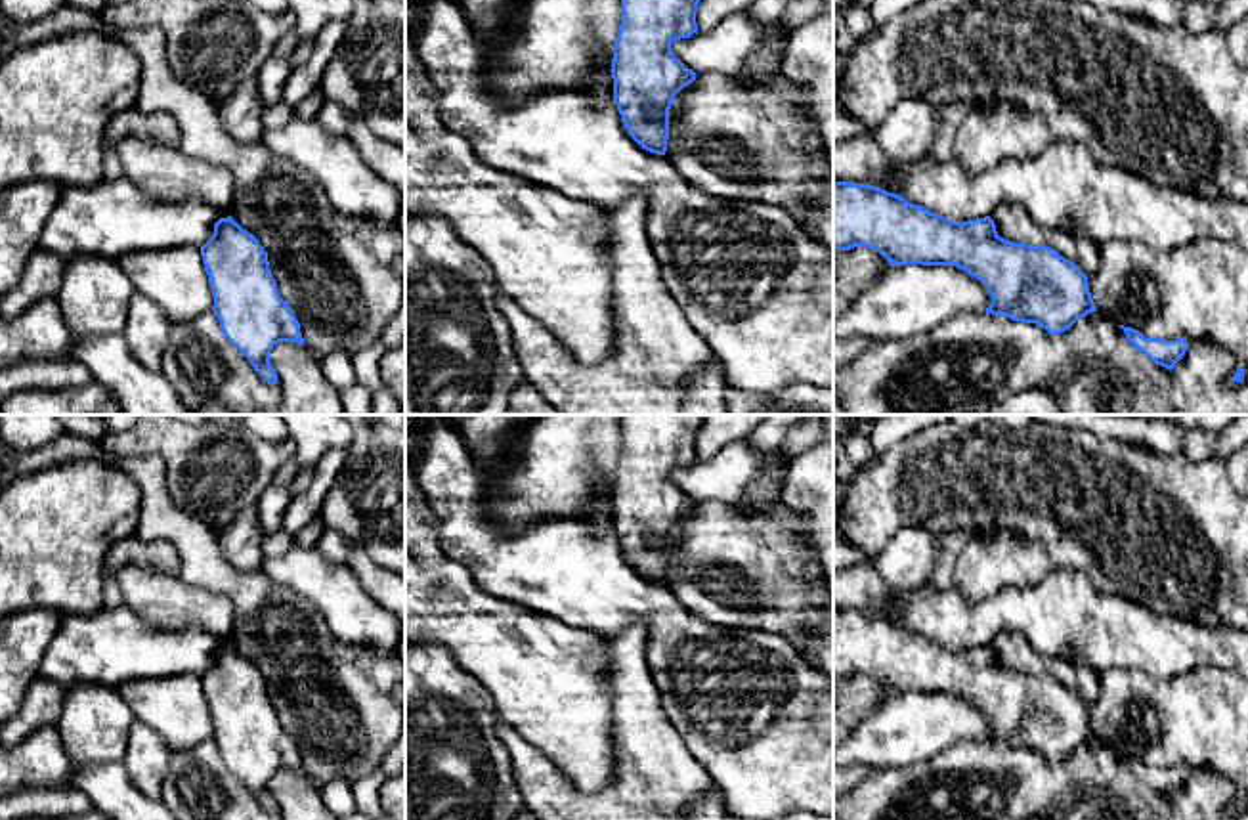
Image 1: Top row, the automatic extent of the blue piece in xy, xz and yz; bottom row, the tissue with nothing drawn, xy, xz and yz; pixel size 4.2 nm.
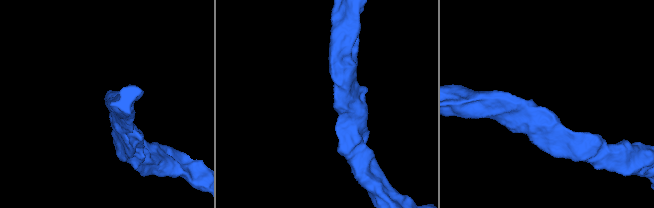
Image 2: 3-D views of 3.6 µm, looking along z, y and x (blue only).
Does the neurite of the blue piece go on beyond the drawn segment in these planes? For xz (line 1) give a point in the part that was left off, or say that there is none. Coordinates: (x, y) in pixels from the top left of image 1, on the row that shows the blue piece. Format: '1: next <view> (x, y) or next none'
1: next none

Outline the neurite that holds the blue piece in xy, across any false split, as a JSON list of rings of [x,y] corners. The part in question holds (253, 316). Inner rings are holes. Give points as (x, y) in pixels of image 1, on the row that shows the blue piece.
[[[231,216],[214,224],[201,256],[214,296],[212,312],[224,336],[268,382],[277,384],[269,354],[279,342],[306,344],[300,323],[281,298],[268,252]]]

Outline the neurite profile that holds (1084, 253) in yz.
[[[1019,203],[998,205],[990,218],[994,220],[1000,237],[1011,243],[1049,247],[1076,264],[1086,277],[1093,275],[1099,268],[1101,243],[1068,229],[1042,227],[1032,222],[1024,206]]]

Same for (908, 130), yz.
[[[906,97],[870,134],[891,162],[914,162],[927,155],[936,124],[938,107],[925,99]]]

